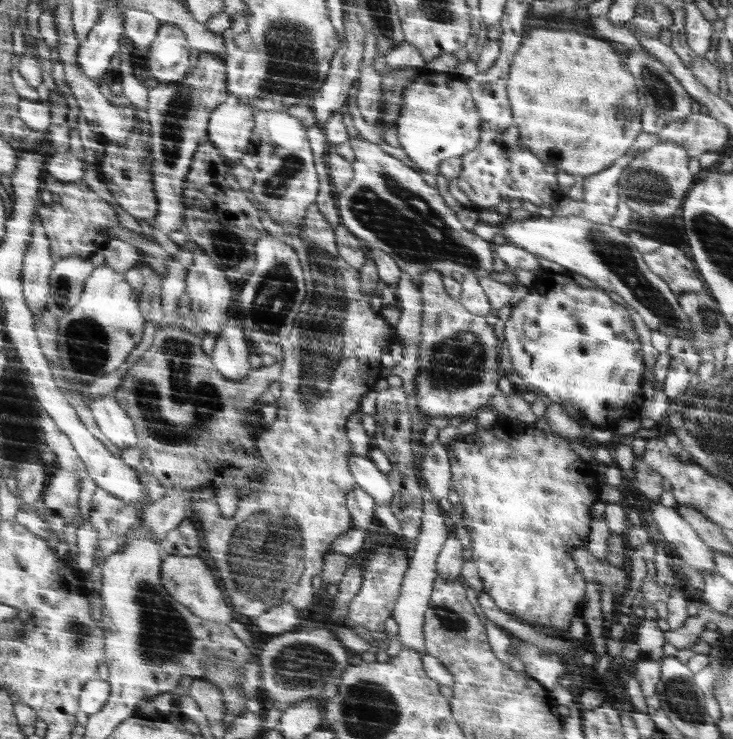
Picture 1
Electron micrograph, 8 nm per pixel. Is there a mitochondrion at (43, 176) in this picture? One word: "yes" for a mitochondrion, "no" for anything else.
no

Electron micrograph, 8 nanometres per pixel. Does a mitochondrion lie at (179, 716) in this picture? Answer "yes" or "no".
no

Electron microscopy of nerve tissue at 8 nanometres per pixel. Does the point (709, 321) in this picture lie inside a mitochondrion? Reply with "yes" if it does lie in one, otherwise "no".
yes

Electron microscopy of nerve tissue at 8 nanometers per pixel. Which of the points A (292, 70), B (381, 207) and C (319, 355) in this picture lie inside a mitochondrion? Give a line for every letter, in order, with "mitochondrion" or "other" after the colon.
A: mitochondrion
B: mitochondrion
C: mitochondrion

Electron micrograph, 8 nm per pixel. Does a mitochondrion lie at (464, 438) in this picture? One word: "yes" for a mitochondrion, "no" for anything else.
no

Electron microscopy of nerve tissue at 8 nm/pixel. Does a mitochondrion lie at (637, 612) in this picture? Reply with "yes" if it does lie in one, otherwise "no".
no

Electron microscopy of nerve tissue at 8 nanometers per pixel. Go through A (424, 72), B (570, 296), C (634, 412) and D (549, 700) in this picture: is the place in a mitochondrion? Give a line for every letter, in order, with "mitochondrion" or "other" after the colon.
A: other
B: other
C: other
D: other

